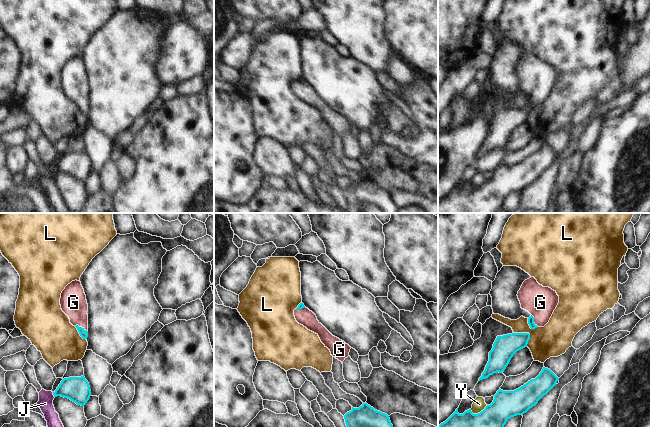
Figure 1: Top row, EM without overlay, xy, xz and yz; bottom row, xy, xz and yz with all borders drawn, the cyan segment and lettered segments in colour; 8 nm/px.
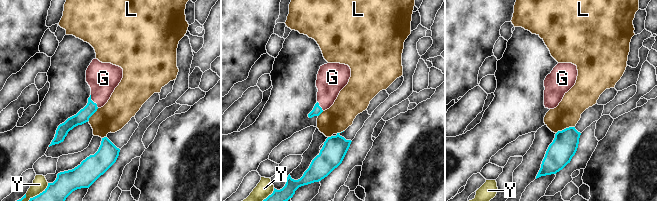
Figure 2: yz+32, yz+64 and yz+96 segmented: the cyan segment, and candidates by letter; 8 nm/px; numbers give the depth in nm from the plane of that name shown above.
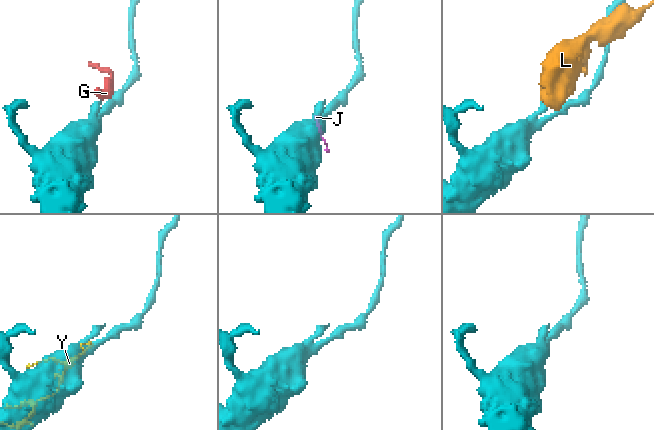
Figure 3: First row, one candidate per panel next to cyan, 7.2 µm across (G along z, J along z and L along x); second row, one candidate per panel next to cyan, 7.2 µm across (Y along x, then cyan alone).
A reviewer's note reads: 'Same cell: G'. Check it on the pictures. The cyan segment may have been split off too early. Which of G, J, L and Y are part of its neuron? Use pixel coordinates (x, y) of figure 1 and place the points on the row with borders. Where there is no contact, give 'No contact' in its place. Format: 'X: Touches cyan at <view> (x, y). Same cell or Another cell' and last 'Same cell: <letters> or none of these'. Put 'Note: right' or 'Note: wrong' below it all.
G: Touches cyan at xy (81, 327). Same cell
J: Touches cyan at xy (53, 394). Another cell
L: Touches cyan at yz (528, 333). Another cell
Y: Touches cyan at yz (478, 413). Another cell
Same cell: G
Note: right

